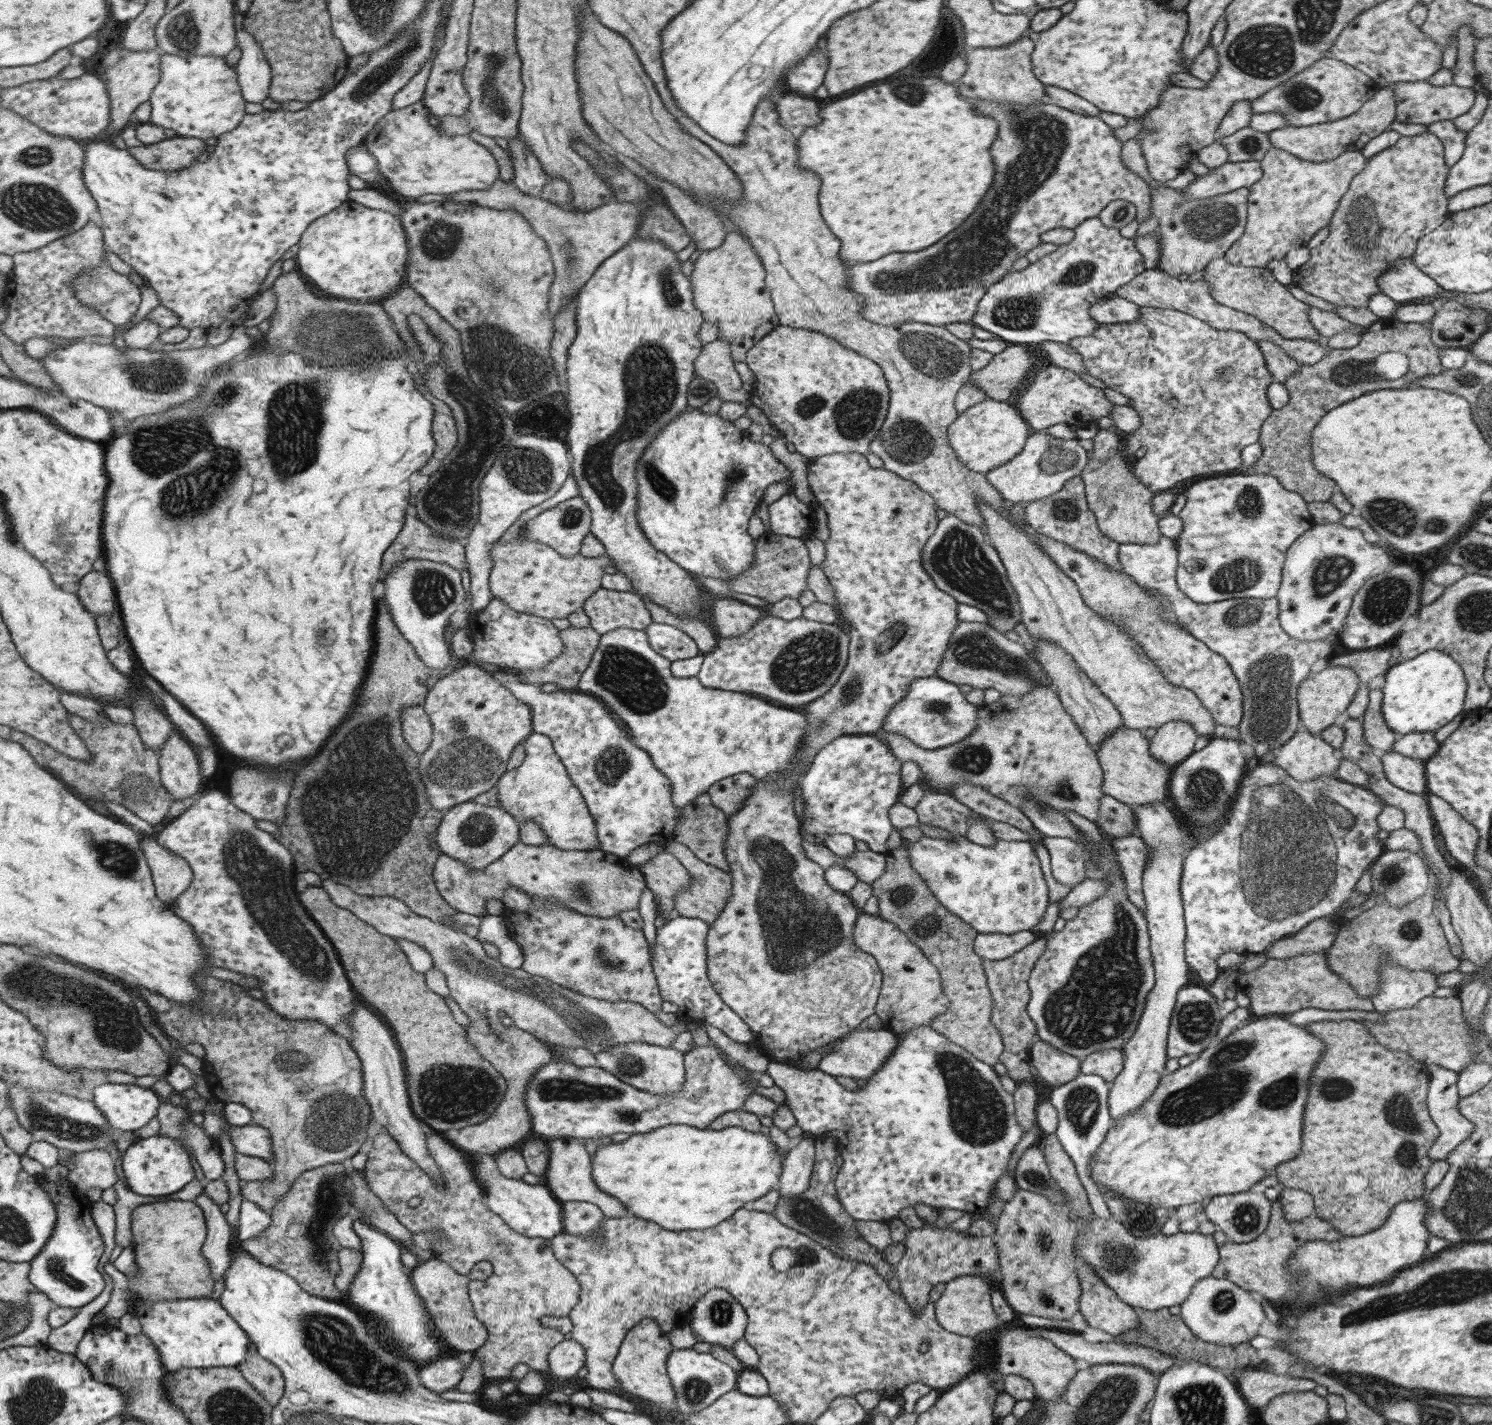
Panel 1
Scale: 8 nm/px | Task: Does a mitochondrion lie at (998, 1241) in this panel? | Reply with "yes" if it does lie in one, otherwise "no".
no

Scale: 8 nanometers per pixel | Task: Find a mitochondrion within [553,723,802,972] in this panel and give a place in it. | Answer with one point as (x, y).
(613, 764)

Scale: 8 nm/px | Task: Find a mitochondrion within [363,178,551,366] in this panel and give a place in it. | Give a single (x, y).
(442, 237)

